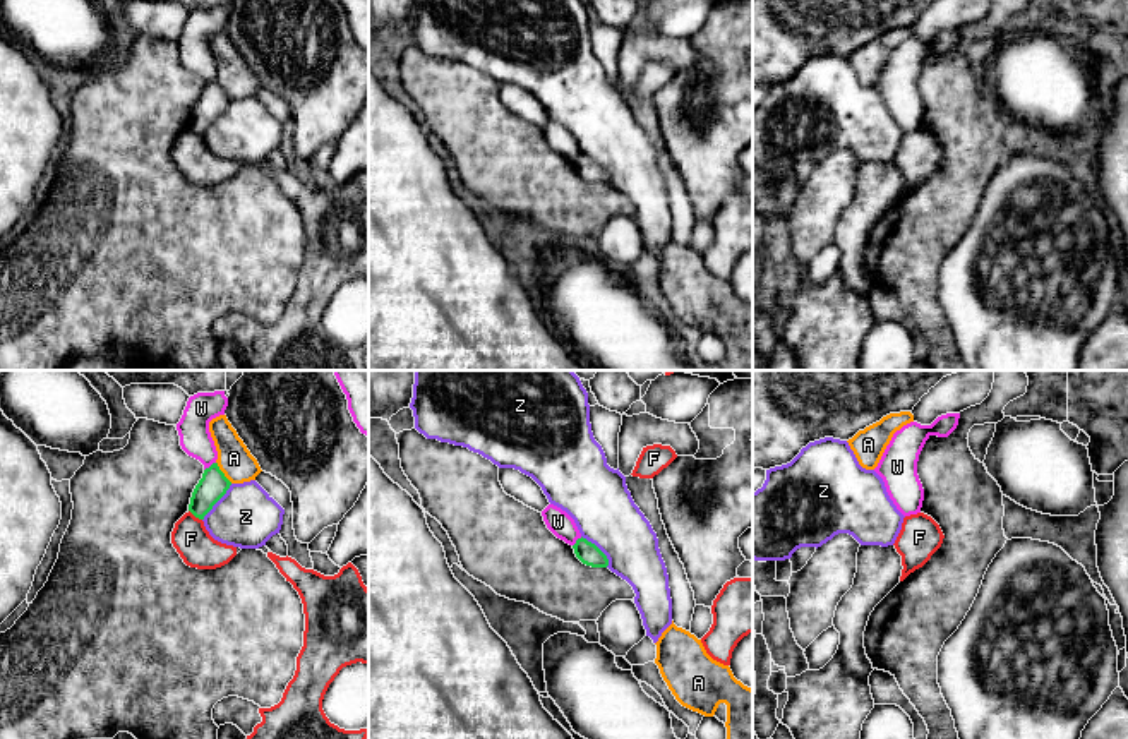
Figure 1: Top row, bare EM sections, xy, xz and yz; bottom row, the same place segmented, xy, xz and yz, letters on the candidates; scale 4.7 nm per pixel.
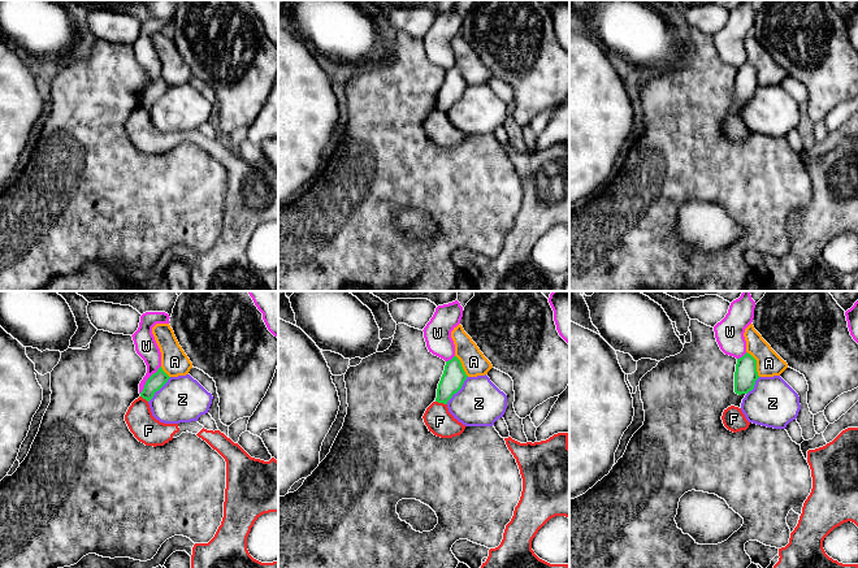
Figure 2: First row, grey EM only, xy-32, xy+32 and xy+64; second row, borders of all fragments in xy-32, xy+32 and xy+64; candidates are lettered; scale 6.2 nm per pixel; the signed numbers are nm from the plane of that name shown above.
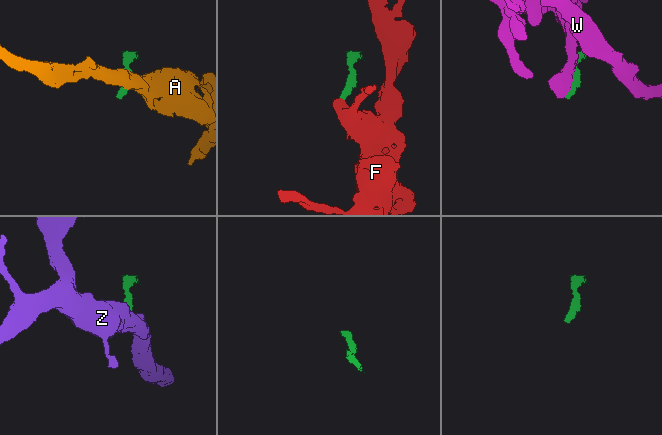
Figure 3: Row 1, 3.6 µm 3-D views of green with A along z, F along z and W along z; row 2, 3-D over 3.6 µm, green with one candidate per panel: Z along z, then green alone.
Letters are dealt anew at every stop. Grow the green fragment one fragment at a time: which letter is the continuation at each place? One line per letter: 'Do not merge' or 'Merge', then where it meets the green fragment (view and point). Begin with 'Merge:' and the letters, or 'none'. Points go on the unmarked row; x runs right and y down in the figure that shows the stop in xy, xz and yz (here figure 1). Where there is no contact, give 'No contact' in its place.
Merge: none
A: Do not merge. Touches green at xy (222, 88)
F: Do not merge. Touches green at xy (196, 132)
W: Do not merge. Touches green at xy (211, 81)
Z: Do not merge. Touches green at xy (216, 117)

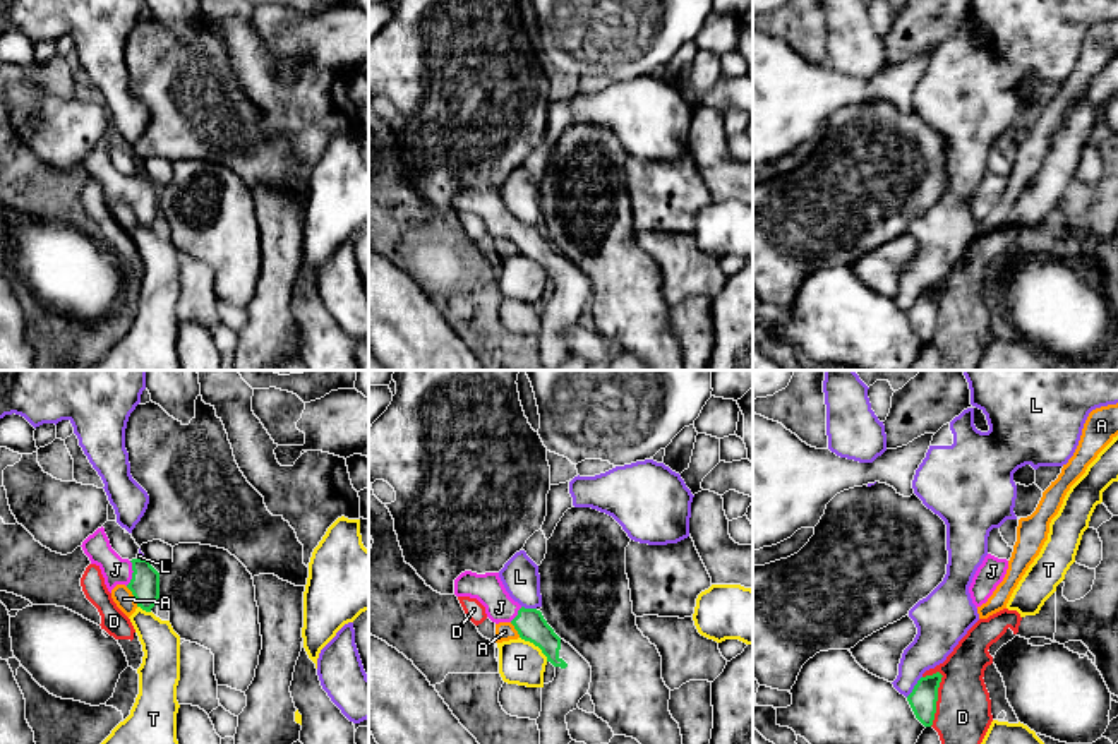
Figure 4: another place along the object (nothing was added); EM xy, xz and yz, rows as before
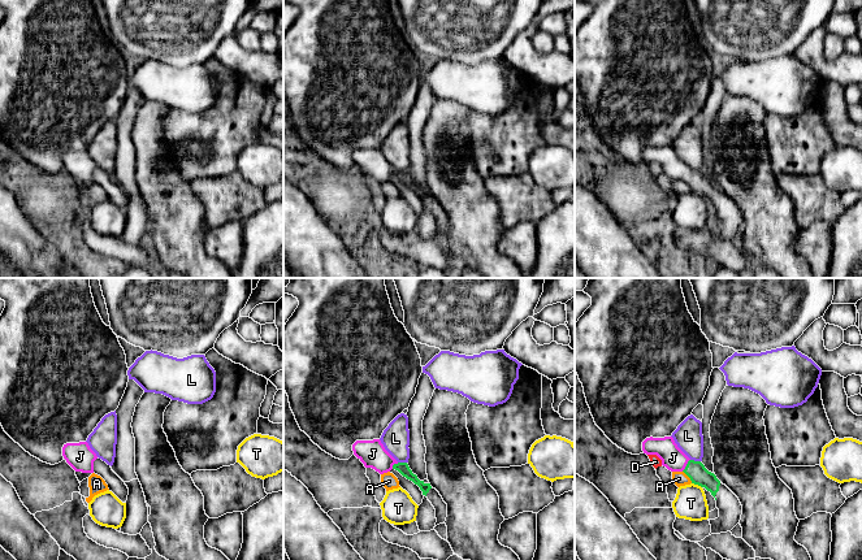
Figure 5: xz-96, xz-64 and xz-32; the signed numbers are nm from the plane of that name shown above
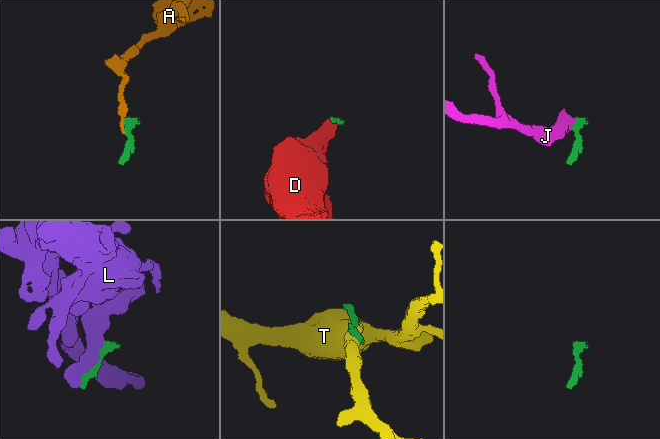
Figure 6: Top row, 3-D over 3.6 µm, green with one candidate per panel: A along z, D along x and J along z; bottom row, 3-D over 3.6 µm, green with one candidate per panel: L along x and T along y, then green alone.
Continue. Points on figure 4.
Merge: J
A: Do not merge. Touches green at xy (134, 213)
D: Do not merge. Touches green at yz (937, 314)
J: Merge. Touches green at xy (132, 189)
L: Do not merge. Touches green at yz (914, 302)
T: Do not merge. Touches green at xz (535, 261)

